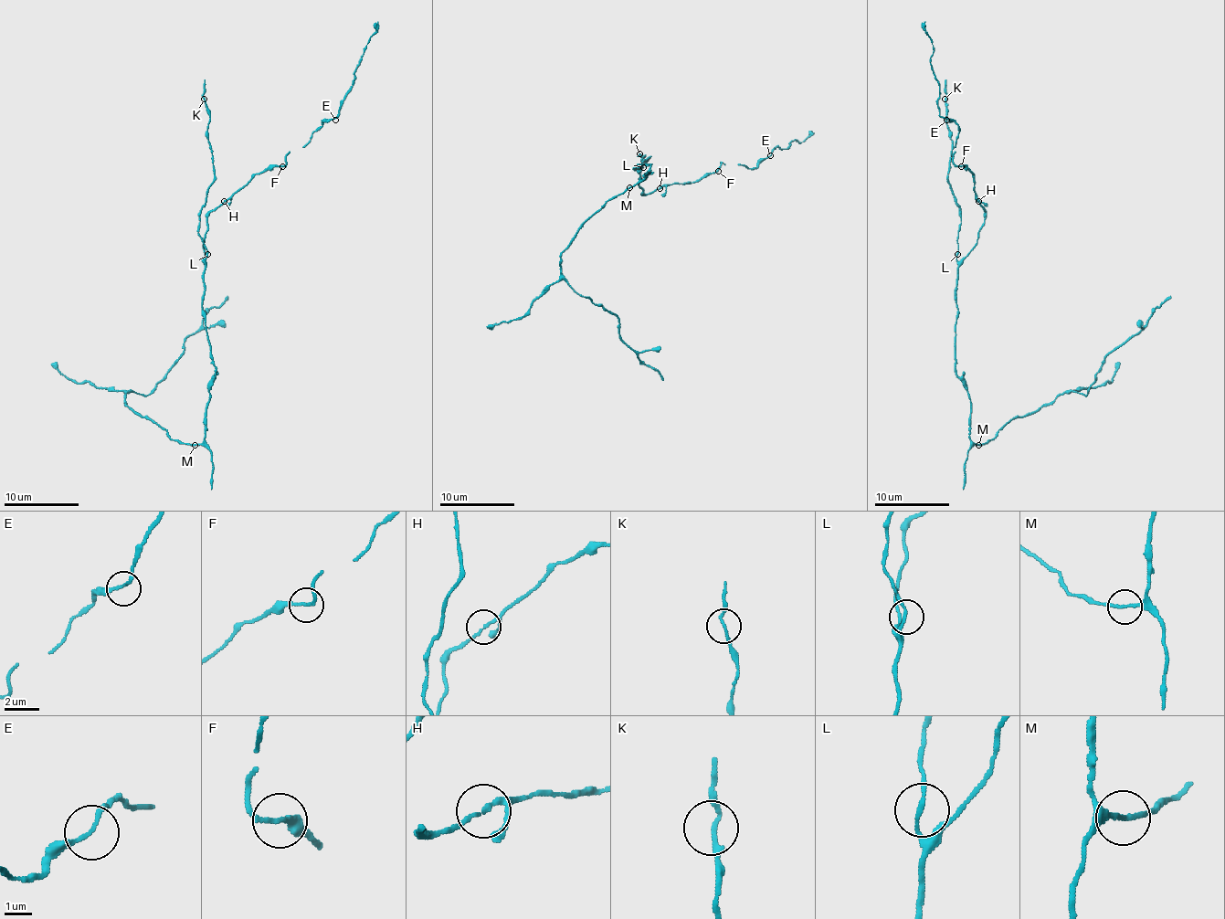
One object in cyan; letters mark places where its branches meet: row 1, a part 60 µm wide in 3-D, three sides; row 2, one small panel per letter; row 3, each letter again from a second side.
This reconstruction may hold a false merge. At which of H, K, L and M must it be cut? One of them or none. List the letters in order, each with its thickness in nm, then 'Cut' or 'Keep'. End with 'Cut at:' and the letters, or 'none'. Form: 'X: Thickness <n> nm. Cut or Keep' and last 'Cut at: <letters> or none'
H: Thickness 130 nm. Keep
K: Thickness 140 nm. Keep
L: Thickness 150 nm. Keep
M: Thickness 150 nm. Keep
Cut at: none

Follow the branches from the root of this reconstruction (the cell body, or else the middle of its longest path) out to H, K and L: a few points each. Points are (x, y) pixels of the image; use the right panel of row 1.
H: (955, 343), (957, 263), (976, 243), (984, 222), (984, 209), (978, 202)
K: (955, 343), (955, 254), (961, 209), (948, 181), (952, 142), (946, 123), (945, 99)
L: (955, 343), (957, 254)

